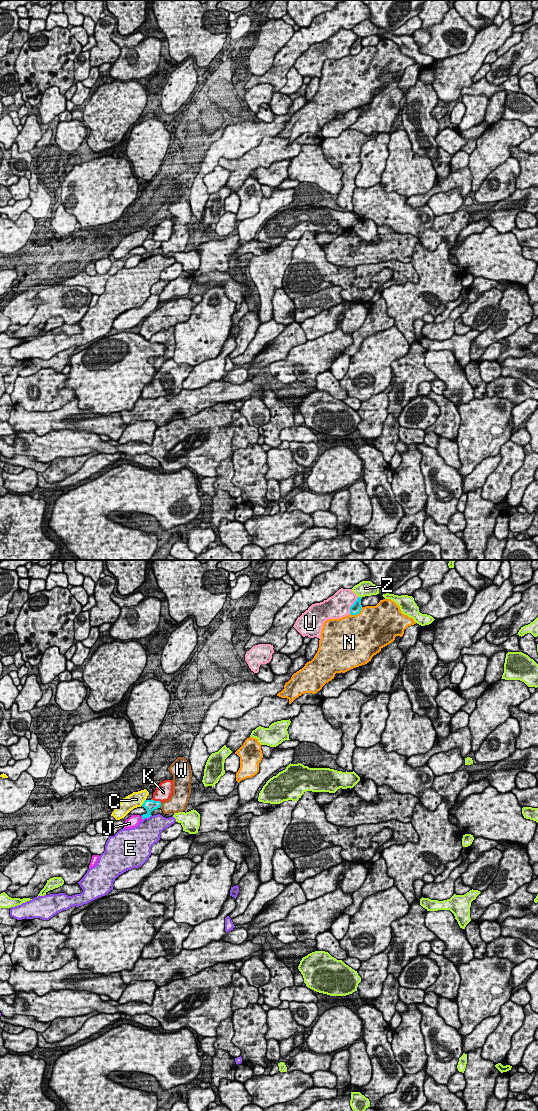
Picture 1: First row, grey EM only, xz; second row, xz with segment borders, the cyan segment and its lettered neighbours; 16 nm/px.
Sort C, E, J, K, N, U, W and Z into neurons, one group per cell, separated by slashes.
C / E / J / K / N / U / W / Z

